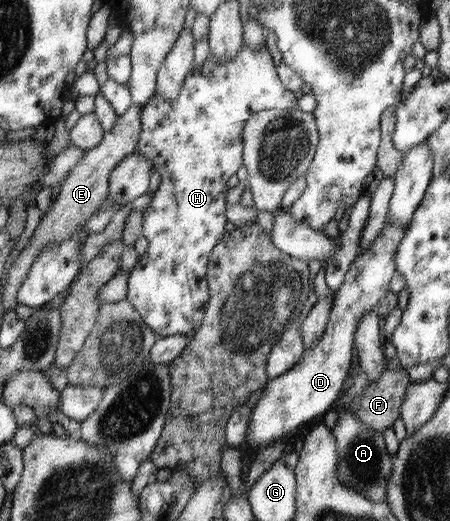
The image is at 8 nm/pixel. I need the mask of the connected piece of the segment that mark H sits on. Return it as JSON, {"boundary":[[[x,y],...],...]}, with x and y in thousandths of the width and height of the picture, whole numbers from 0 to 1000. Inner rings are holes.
{"boundary":[[[587,77],[587,86],[576,98],[562,98],[551,92],[547,83],[538,90],[538,98],[529,102],[527,109],[520,109],[504,121],[482,121],[476,115],[476,106],[464,102],[447,134],[431,129],[422,142],[411,150],[407,163],[402,165],[400,180],[393,184],[391,194],[373,194],[342,180],[336,192],[318,202],[316,209],[316,259],[302,296],[322,301],[331,313],[336,313],[340,330],[351,330],[358,338],[358,345],[344,370],[336,370],[336,390],[331,397],[318,403],[318,455],[327,459],[329,476],[322,489],[311,491],[304,509],[287,522],[284,551],[287,559],[280,568],[280,576],[291,578],[302,595],[313,601],[313,608],[320,608],[320,616],[329,620],[336,630],[347,637],[353,647],[371,647],[389,641],[413,643],[416,647],[429,647],[438,631],[444,630],[456,605],[456,585],[464,580],[464,555],[460,539],[460,507],[469,505],[471,484],[478,482],[482,466],[496,461],[496,447],[500,447],[500,378],[504,378],[504,351],[509,344],[527,332],[527,324],[542,317],[542,251],[540,240],[549,238],[549,232],[564,221],[589,209],[649,209],[658,205],[664,182],[649,175],[638,175],[629,167],[629,159],[620,155],[616,140],[611,140],[611,117],[602,113],[602,102],[593,96],[593,86]]]}

